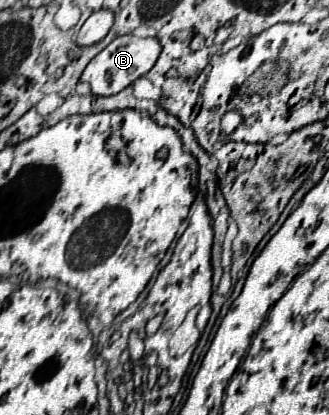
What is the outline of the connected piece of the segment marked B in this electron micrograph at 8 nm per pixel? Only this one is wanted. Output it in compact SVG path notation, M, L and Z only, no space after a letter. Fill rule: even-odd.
M134 34L118 36L112 40L90 64L84 68L80 80L90 84L90 92L96 96L112 96L130 86L136 78L144 76L158 60L160 56L160 44L156 38L136 38Z

